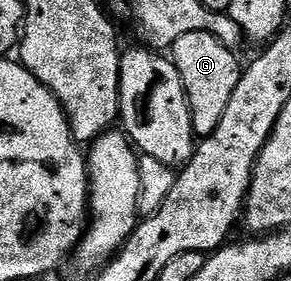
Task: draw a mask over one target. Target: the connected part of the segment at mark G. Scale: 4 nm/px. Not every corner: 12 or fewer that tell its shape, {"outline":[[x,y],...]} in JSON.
{"outline":[[215,35],[171,46],[193,132],[209,137],[243,65]]}

